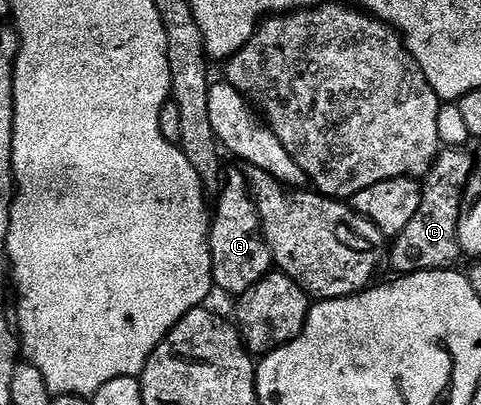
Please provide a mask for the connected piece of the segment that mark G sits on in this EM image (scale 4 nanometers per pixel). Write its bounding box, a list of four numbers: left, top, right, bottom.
[208,170,274,298]

